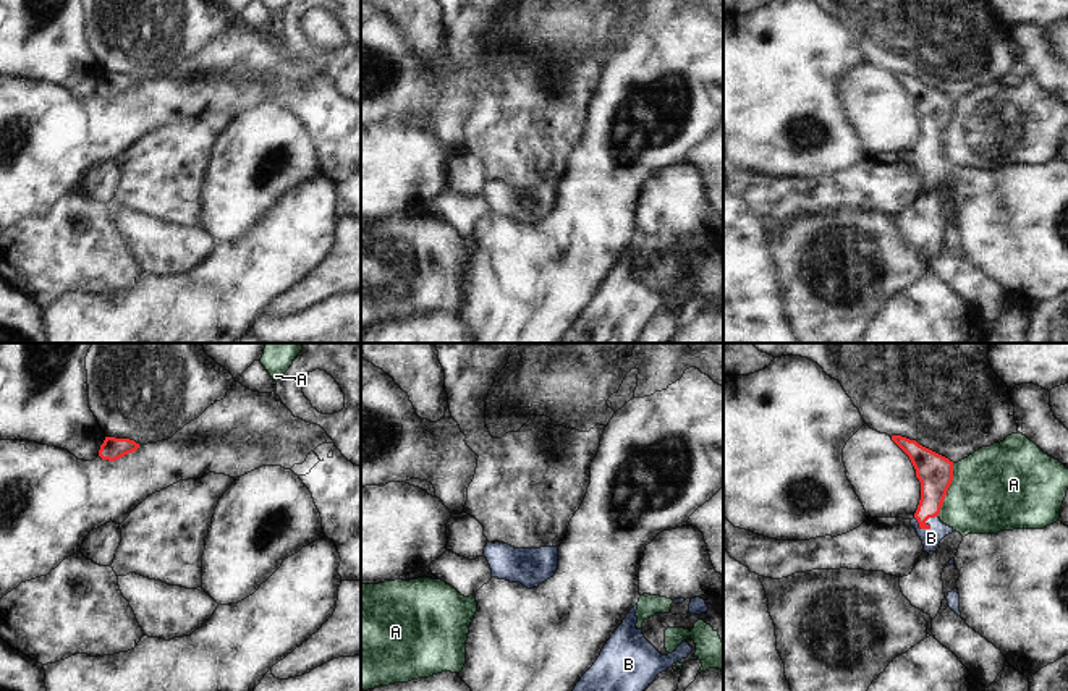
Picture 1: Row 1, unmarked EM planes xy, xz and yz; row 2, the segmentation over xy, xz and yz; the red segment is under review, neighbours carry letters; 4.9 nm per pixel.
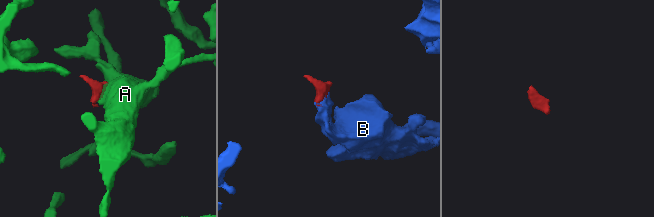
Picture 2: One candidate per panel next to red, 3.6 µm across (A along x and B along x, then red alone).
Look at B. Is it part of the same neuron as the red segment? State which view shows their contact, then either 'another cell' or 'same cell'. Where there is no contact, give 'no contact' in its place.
yz | same cell

